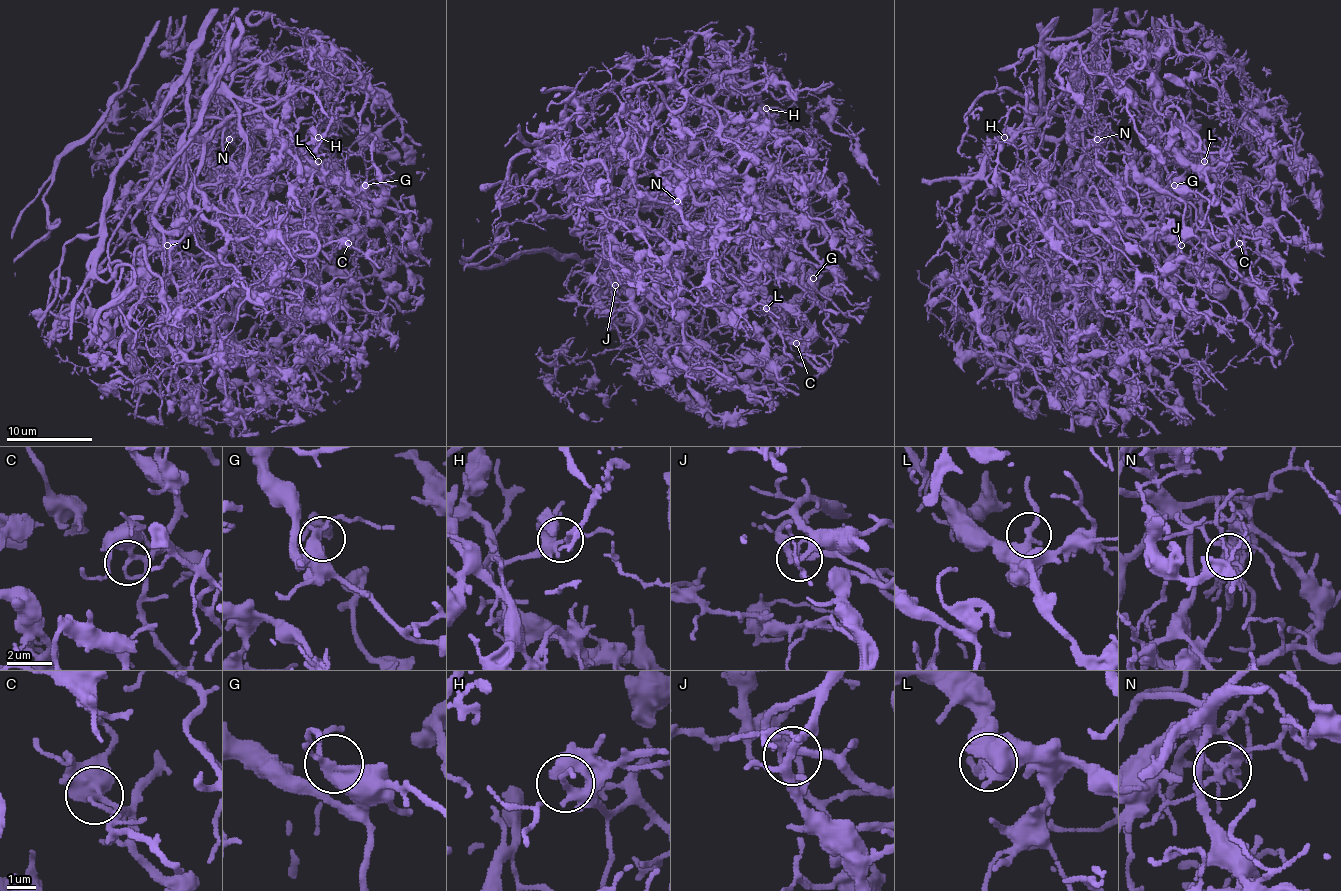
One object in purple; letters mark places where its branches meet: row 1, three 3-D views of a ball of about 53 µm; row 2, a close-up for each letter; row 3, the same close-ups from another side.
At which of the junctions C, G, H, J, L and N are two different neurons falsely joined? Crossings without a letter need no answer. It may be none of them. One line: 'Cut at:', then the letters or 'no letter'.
Cut at: N

